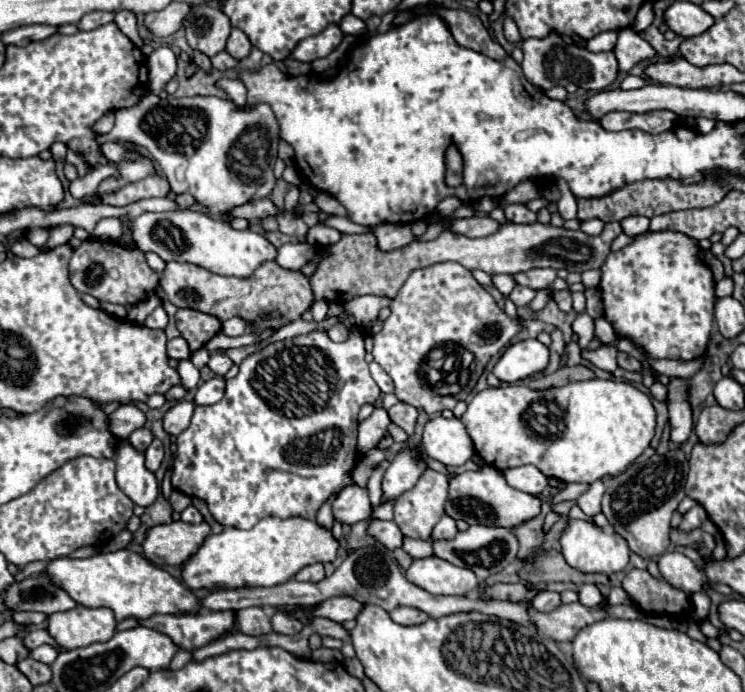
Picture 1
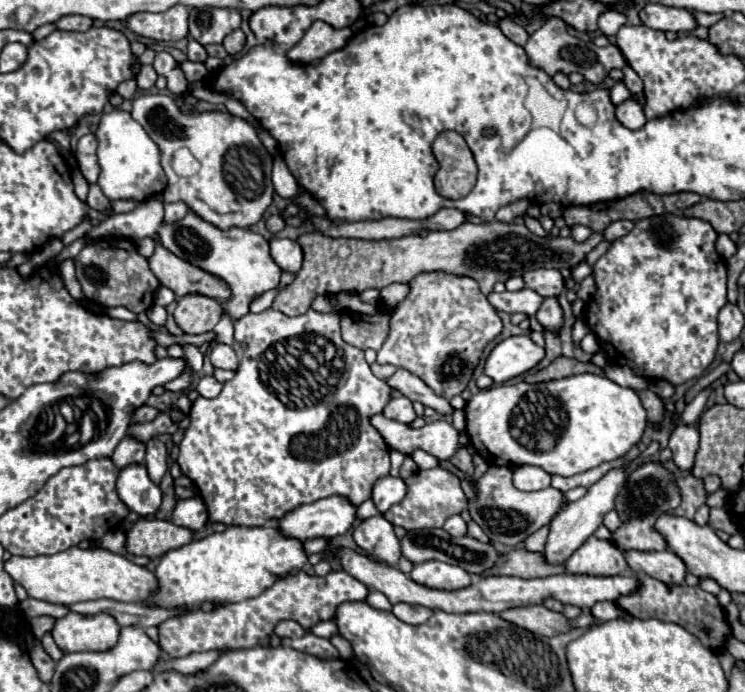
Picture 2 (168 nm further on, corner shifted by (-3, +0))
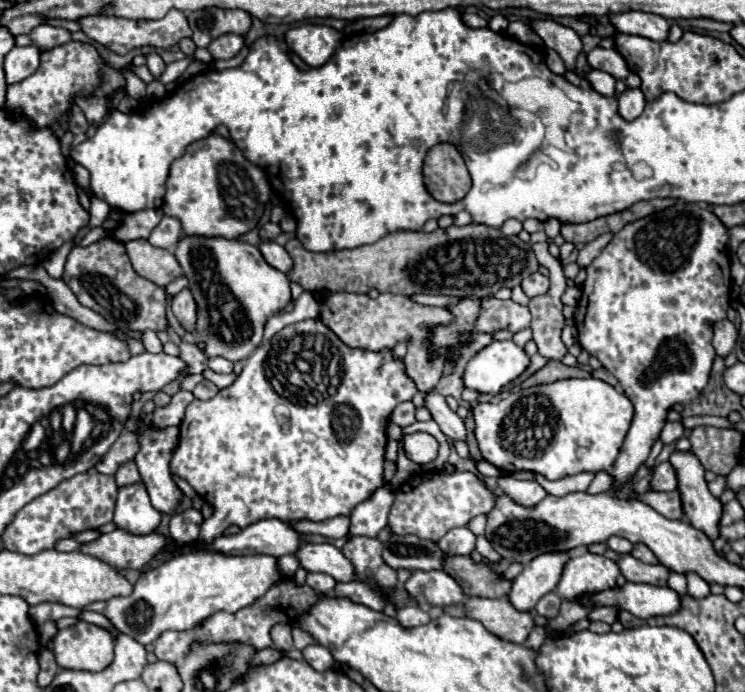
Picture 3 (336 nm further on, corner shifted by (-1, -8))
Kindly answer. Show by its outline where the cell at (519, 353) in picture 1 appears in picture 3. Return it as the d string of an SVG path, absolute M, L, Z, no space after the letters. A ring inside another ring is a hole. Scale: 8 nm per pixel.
M503 340L503 342L493 342L489 346L485 346L465 368L465 386L479 390L483 394L499 394L499 390L513 382L517 376L521 376L525 372L525 368L529 366L529 356L525 354L523 348L519 348L513 340Z

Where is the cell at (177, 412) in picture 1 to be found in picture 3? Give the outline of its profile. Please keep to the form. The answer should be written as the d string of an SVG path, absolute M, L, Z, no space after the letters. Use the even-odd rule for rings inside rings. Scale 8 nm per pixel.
M123 430L117 442L113 444L113 448L103 456L101 464L97 464L95 470L101 474L115 474L117 466L133 460L137 452L139 452L139 436L135 432Z

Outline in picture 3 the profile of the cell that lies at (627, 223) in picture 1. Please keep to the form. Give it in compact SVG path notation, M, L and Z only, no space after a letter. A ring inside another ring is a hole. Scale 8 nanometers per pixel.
M601 234L597 240L593 240L593 242L589 242L589 244L585 244L581 250L579 250L579 256L577 256L577 264L579 266L583 266L583 268L587 268L589 264L591 264L591 260L611 242L611 238L613 238L613 234Z

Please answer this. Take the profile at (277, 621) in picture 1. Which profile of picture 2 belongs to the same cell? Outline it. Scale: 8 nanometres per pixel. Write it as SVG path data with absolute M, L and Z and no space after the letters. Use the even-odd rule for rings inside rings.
M281 620L275 626L275 634L279 638L301 638L305 634L305 630L295 620Z

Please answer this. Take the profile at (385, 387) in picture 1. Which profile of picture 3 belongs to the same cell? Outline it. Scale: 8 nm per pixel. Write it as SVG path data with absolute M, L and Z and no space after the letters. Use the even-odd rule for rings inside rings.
M435 390L427 392L425 408L431 412L433 420L439 424L441 432L451 440L465 440L465 424L463 420L447 406L445 398Z

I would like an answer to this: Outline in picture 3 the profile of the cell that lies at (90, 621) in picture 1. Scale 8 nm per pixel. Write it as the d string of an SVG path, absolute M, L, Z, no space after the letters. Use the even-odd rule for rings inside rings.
M79 620L75 626L63 628L55 634L53 638L53 652L57 658L57 664L61 668L77 668L77 670L89 670L89 672L99 672L103 668L107 668L113 660L113 638L107 630L95 626L95 624L87 624L83 620Z

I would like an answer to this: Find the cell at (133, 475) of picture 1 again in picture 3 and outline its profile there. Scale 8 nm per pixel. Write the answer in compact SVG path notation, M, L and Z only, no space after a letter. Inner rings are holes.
M143 482L119 488L113 522L131 534L149 534L161 522L161 512L151 506Z

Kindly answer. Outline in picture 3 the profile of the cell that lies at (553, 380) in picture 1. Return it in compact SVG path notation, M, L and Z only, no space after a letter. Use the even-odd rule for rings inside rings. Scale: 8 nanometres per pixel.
M549 360L539 372L535 372L533 376L529 376L521 388L529 388L529 386L539 386L539 384L551 384L551 382L557 382L557 380L563 380L563 378L589 378L591 374L581 370L581 368L571 368L571 366L565 366L563 362L557 362L557 360Z

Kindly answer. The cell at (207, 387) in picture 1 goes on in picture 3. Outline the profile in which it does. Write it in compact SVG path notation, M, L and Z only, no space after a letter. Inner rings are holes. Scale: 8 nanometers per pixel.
M203 380L203 382L199 382L199 384L195 386L193 396L195 396L195 398L199 398L199 400L211 400L217 392L219 392L219 390L217 390L217 386L215 386L213 382Z

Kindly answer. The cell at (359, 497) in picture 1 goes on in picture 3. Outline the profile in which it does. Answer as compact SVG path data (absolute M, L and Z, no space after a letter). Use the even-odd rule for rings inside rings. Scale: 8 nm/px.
M269 518L247 526L239 534L221 536L201 548L217 548L225 554L269 554L279 558L297 552L301 546L301 532L297 532L285 520Z

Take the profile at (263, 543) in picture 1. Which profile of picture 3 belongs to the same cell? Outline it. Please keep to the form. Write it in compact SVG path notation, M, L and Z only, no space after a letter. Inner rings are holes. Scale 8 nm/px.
M199 550L199 552L187 552L181 556L175 556L173 560L161 564L159 568L153 568L149 572L143 572L141 578L135 582L135 590L129 596L117 596L107 602L105 616L111 620L111 624L133 636L141 644L153 644L165 630L189 630L201 620L209 618L217 610L225 612L237 612L255 600L259 600L273 584L277 584L283 578L277 558L267 554L253 554L253 556L227 556L217 550Z

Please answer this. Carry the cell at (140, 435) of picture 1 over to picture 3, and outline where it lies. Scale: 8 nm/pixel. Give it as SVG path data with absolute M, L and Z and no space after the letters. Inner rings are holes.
M133 460L121 464L121 466L117 468L117 472L115 472L115 482L117 482L119 486L135 484L135 482L139 482L139 480L141 480L141 476L139 476L139 470L137 470L137 466L135 466Z

